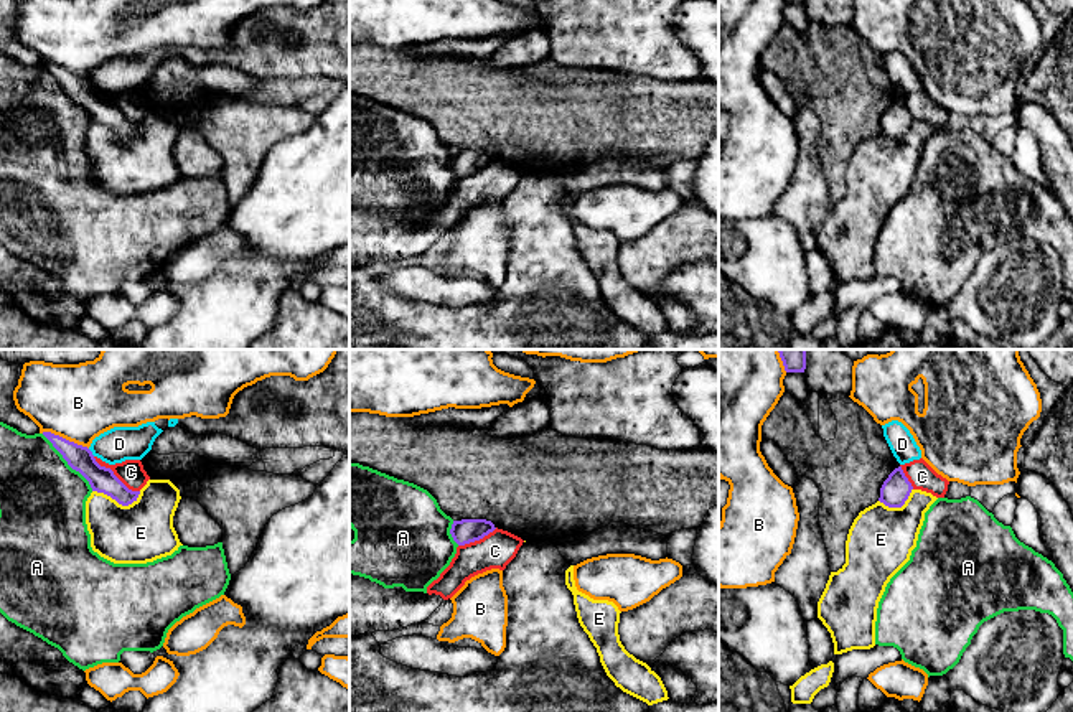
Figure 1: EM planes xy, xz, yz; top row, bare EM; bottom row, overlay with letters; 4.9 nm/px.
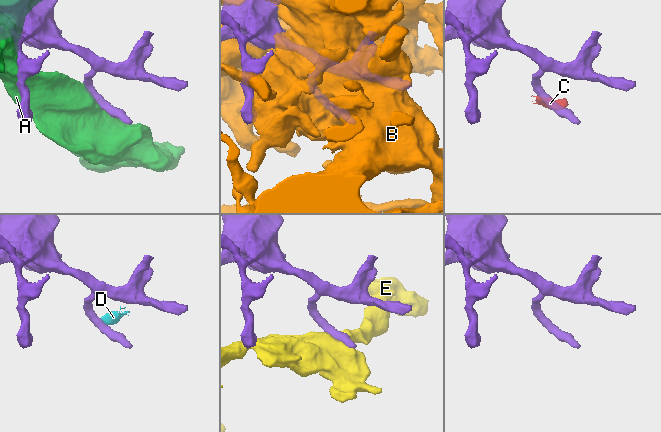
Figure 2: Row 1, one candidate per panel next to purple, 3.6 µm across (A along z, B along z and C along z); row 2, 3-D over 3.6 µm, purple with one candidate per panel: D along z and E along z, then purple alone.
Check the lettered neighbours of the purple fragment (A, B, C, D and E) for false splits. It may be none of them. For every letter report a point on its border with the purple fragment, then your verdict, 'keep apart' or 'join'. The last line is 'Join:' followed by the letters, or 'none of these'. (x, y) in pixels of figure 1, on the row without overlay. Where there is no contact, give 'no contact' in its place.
A: xy (68, 94) | keep apart
B: xy (65, 70) | keep apart
C: xy (114, 106) | keep apart
D: xy (91, 83) | keep apart
E: xy (117, 132) | keep apart
Join: none of these

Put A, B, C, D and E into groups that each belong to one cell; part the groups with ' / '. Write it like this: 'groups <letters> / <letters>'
groups A / B / C D / E

